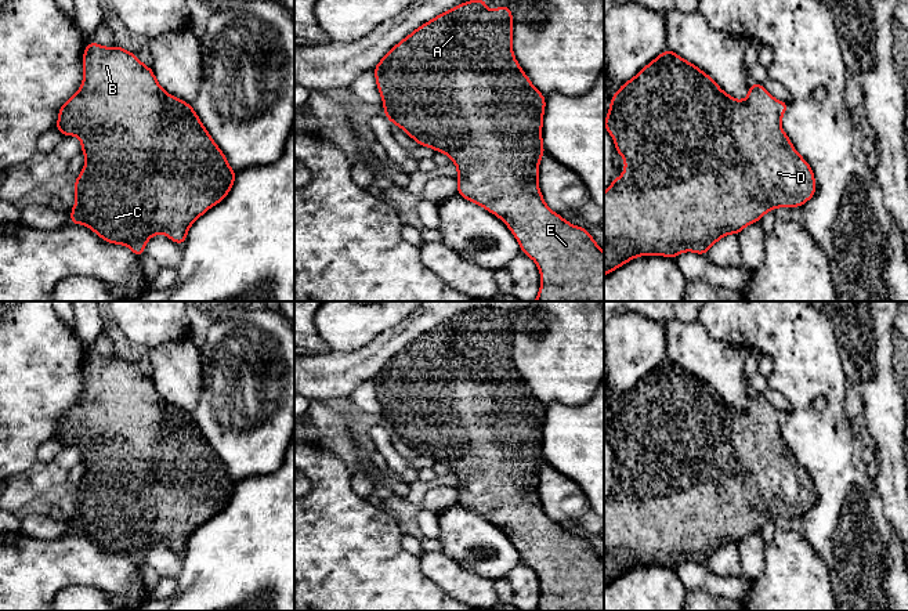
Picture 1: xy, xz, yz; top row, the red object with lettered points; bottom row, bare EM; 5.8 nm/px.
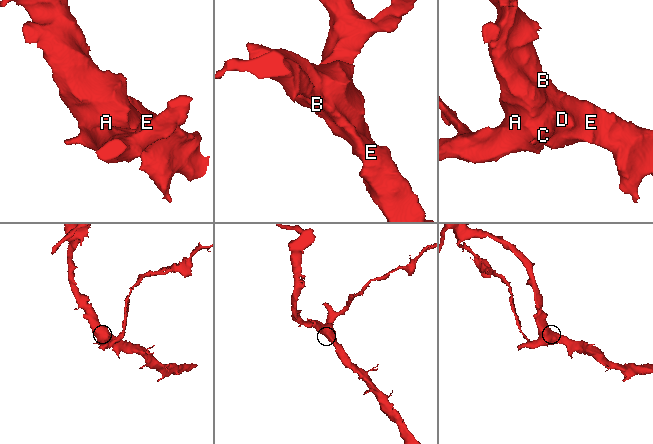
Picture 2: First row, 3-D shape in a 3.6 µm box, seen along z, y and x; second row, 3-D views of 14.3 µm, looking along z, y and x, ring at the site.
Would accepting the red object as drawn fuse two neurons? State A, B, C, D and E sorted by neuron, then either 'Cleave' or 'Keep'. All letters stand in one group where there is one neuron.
Groups: A B C D E. Keep

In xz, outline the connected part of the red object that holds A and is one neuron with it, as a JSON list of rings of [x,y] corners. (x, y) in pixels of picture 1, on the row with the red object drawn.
[[[469,0],[455,6],[453,8],[434,17],[431,21],[420,25],[384,54],[379,64],[372,69],[376,76],[376,87],[381,94],[384,115],[420,147],[428,147],[449,156],[452,163],[457,166],[457,195],[480,205],[499,217],[509,227],[520,245],[521,253],[531,257],[539,268],[540,290],[533,301],[604,301],[604,252],[598,247],[597,242],[585,227],[572,225],[558,213],[550,210],[539,189],[539,162],[546,153],[542,140],[546,97],[532,84],[514,57],[511,8],[503,4],[496,10],[488,10],[484,7],[488,1],[489,0]]]

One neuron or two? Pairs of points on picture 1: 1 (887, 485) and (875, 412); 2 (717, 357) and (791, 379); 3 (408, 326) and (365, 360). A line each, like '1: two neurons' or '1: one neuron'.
1: one neuron
2: two neurons
3: one neuron

